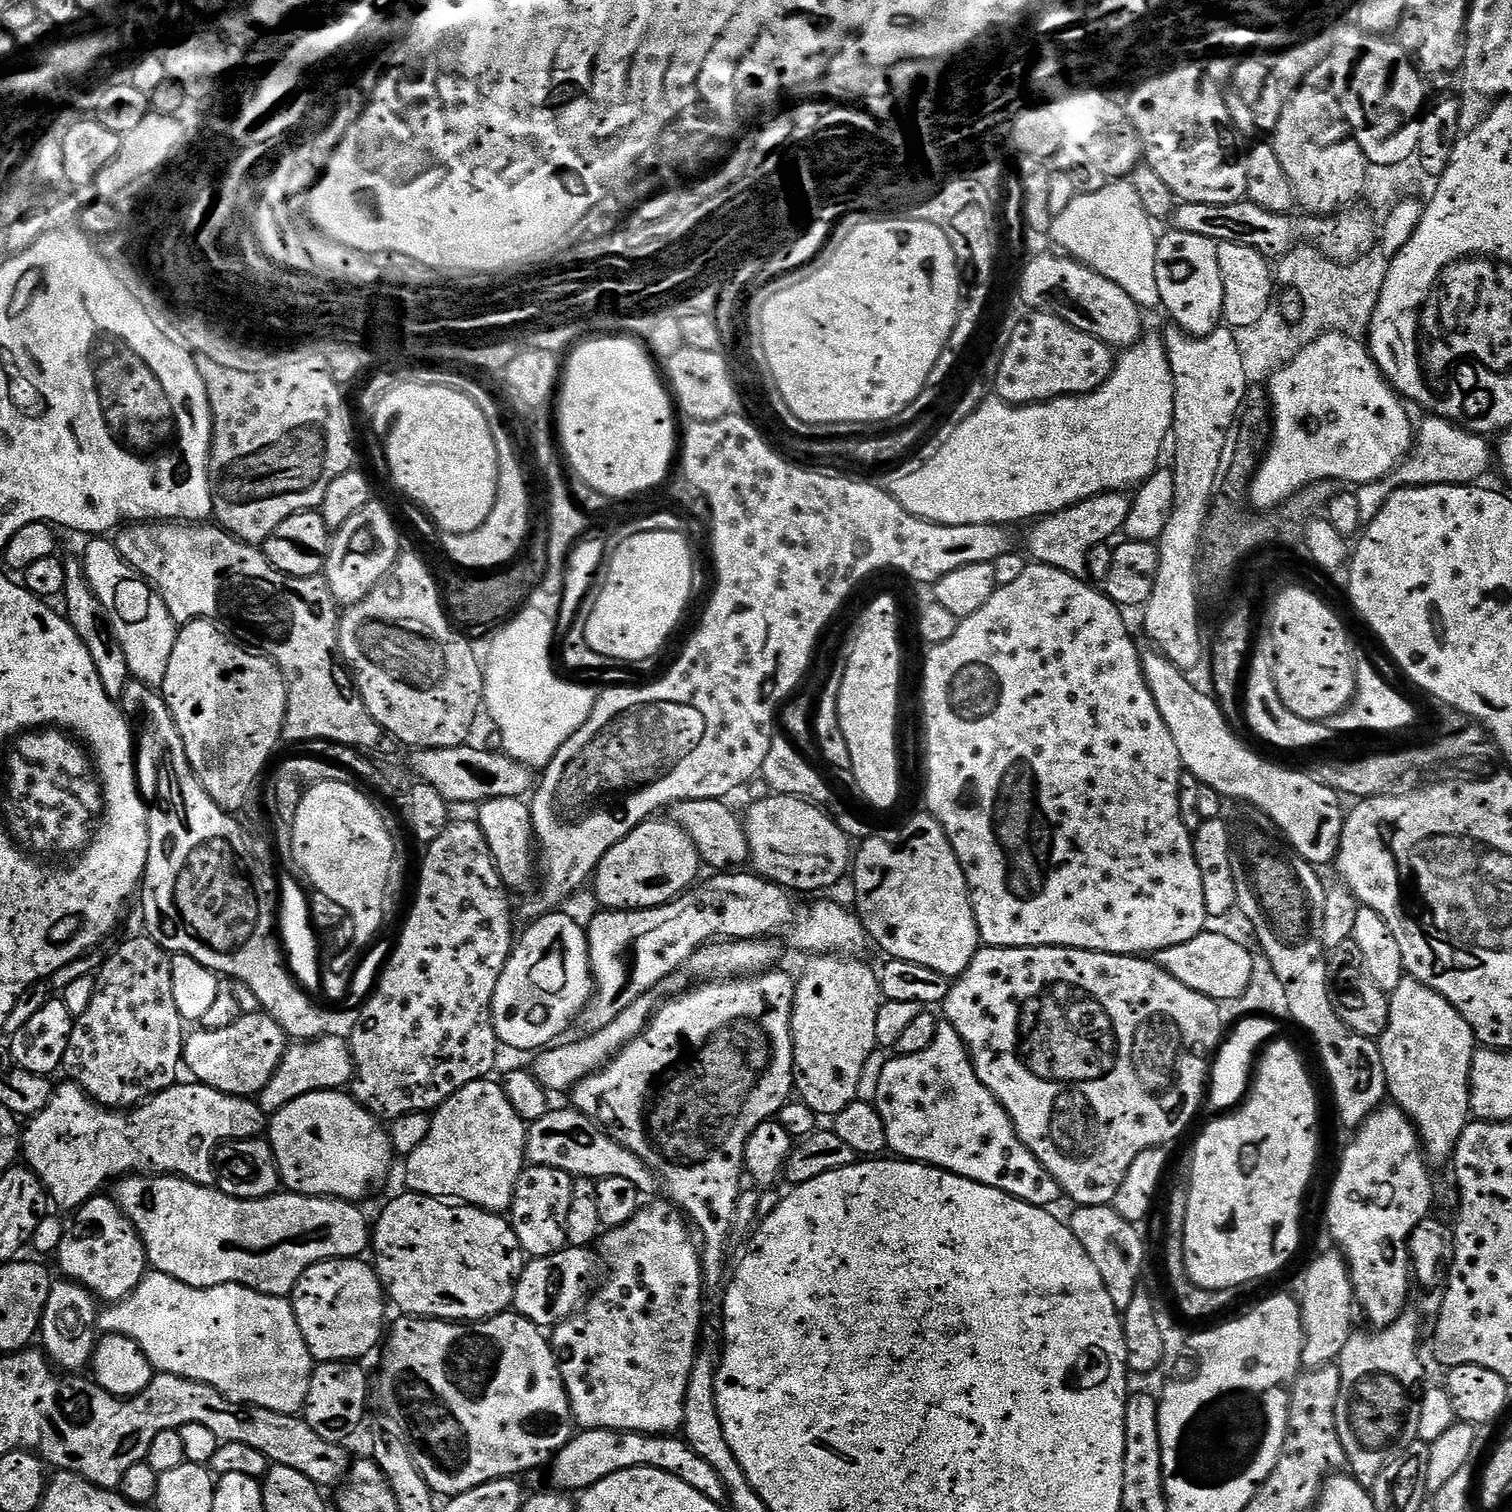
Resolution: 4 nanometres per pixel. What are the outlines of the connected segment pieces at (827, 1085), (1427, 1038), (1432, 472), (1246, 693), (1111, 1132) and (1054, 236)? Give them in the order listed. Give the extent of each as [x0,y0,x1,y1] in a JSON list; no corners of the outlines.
[[792,954,882,1118],[1378,975,1478,1165],[1355,414,1494,522],[1242,644,1333,748],[942,947,1226,1208],[1050,178,1159,310]]

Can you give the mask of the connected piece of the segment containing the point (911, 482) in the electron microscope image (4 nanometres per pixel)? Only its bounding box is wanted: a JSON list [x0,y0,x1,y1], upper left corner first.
[890,335,1174,526]

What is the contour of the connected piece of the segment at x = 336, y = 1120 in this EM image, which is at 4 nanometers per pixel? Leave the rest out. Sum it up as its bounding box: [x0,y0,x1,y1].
[266,1090,394,1202]

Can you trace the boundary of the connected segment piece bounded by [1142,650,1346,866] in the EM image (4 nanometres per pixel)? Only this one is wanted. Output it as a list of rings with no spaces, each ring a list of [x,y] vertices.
[[[1149,650],[1142,656],[1144,677],[1150,686],[1150,694],[1154,694],[1154,702],[1174,738],[1174,746],[1178,746],[1181,765],[1187,775],[1200,781],[1206,788],[1212,788],[1221,798],[1228,796],[1232,800],[1249,800],[1253,809],[1259,810],[1272,819],[1273,824],[1284,833],[1285,840],[1303,860],[1313,866],[1331,865],[1340,853],[1340,836],[1343,834],[1346,808],[1340,805],[1341,793],[1325,784],[1323,779],[1307,776],[1304,772],[1295,772],[1292,768],[1279,768],[1268,760],[1263,760],[1256,752],[1251,752],[1238,737],[1235,736],[1233,725],[1220,713],[1220,706],[1211,695],[1199,692],[1187,680],[1185,669],[1170,662],[1162,653]]]

